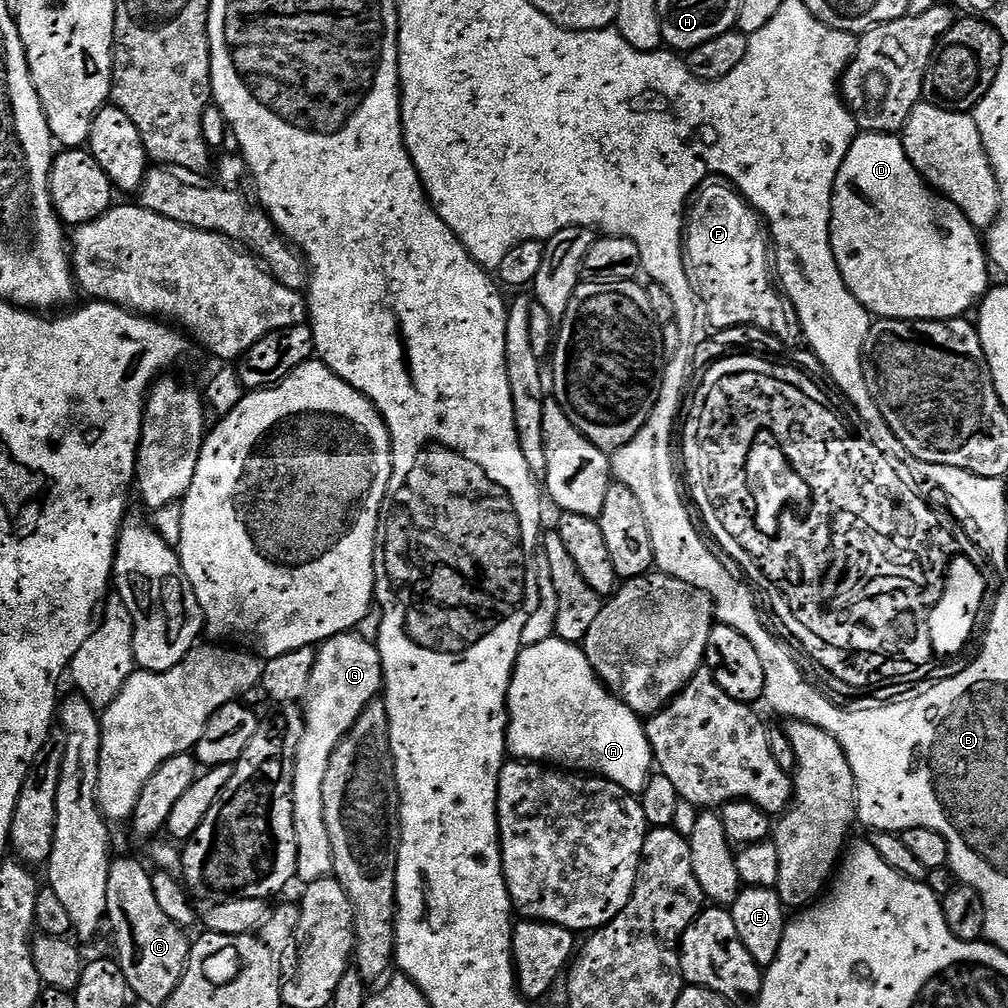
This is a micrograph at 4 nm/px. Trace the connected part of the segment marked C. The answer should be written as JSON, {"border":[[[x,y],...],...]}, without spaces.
{"border":[[[113,859],[110,866],[110,878],[106,886],[106,906],[108,915],[106,917],[107,927],[112,927],[112,936],[116,939],[116,952],[120,962],[122,974],[126,974],[129,993],[134,994],[144,1004],[156,1004],[163,1006],[178,990],[178,982],[182,982],[184,966],[188,963],[188,950],[190,940],[185,929],[179,928],[166,913],[158,907],[158,901],[154,899],[154,886],[152,885],[152,872],[144,869],[136,860]]]}

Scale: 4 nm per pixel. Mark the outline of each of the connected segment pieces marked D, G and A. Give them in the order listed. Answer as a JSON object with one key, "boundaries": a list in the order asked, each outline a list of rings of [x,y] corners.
{"boundaries":[[[[865,132],[857,135],[850,146],[842,166],[838,170],[838,178],[832,191],[832,249],[838,262],[838,270],[846,282],[846,286],[854,294],[854,298],[863,308],[868,309],[873,317],[885,320],[954,320],[965,315],[968,307],[975,305],[990,287],[988,268],[990,261],[982,243],[981,233],[965,218],[962,210],[954,206],[944,196],[940,195],[931,184],[928,184],[918,174],[918,170],[910,162],[904,149],[903,139],[899,135],[886,132]]],[[[355,631],[332,636],[319,645],[316,661],[310,674],[308,695],[302,701],[304,733],[296,755],[296,773],[292,783],[294,802],[294,834],[298,846],[296,875],[305,885],[326,880],[333,875],[330,830],[326,830],[322,782],[334,750],[364,713],[364,707],[381,695],[384,671],[380,665],[380,649]]],[[[559,638],[529,644],[520,649],[520,657],[516,660],[516,665],[512,671],[512,684],[508,688],[508,752],[511,755],[516,755],[513,757],[520,762],[547,762],[552,766],[563,766],[576,774],[603,776],[605,780],[613,780],[615,784],[622,786],[622,790],[633,794],[644,791],[648,777],[654,771],[652,747],[648,741],[645,721],[632,712],[630,706],[623,704],[613,692],[609,692],[605,688],[604,683],[597,678],[596,672],[590,666],[590,662],[580,644],[571,644]]]]}

